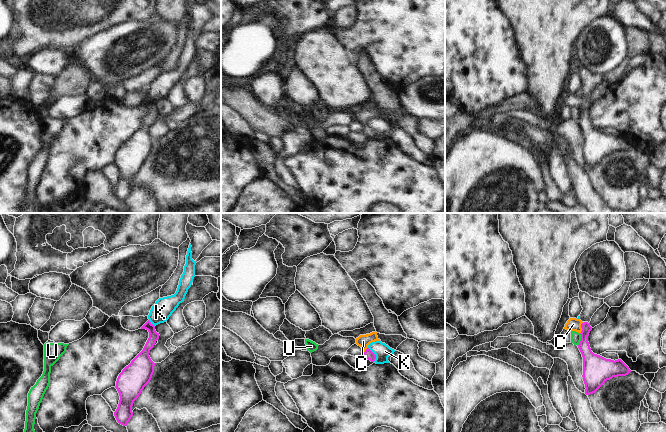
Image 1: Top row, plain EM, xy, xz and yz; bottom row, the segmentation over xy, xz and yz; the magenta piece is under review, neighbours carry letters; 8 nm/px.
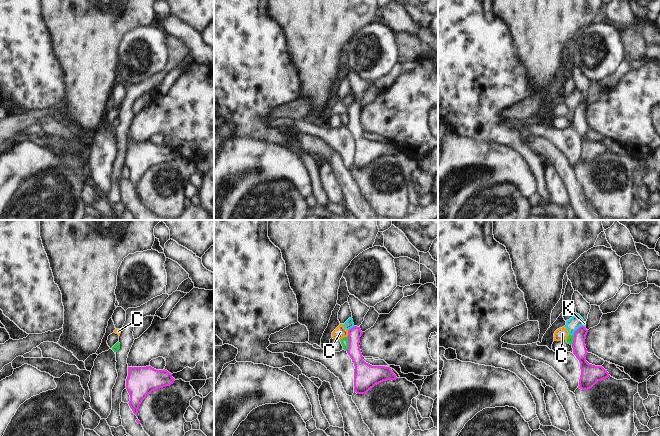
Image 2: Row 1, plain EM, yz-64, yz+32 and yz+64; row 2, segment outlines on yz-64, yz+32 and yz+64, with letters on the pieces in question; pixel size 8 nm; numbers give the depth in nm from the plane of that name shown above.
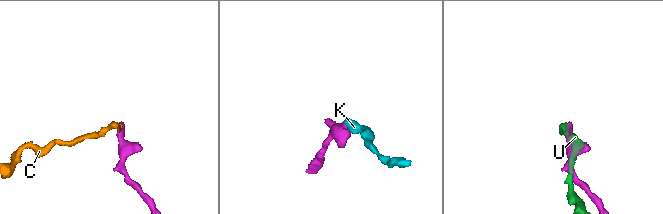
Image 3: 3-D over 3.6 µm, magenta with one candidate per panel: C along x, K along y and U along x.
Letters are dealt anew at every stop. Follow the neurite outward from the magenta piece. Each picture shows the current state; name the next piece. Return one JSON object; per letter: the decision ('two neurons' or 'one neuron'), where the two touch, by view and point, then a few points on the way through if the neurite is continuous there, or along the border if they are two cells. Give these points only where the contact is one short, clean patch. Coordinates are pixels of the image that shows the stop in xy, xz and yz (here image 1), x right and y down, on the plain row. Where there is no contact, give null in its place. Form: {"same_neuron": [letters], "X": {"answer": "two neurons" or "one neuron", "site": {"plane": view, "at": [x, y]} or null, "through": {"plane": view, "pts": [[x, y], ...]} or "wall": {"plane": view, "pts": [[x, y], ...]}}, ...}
{"same_neuron": ["C"], "C": {"answer": "one neuron", "site": {"plane": "yz", "at": [581, 103]}, "through": {"plane": "yz", "pts": [[589, 133], [581, 103], [573, 100]]}}, "K": {"answer": "two neurons", "site": {"plane": "xz", "at": [374, 130]}, "wall": {"plane": "xz", "pts": [[368, 123], [375, 131], [374, 137]]}}, "U": {"answer": "two neurons", "site": {"plane": "yz", "at": [581, 115]}, "wall": {"plane": "yz", "pts": [[580, 109], [580, 118], [577, 121]]}}}

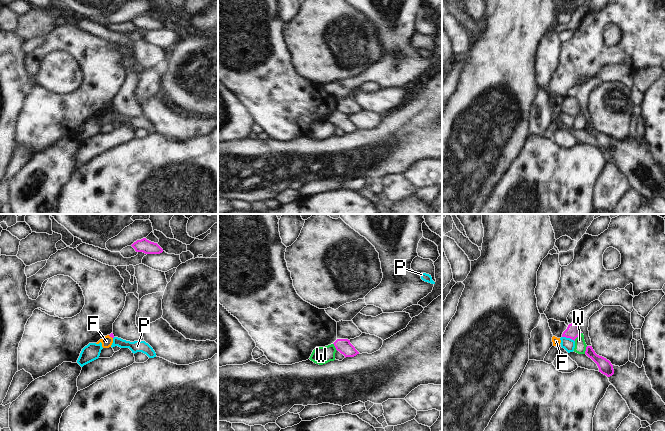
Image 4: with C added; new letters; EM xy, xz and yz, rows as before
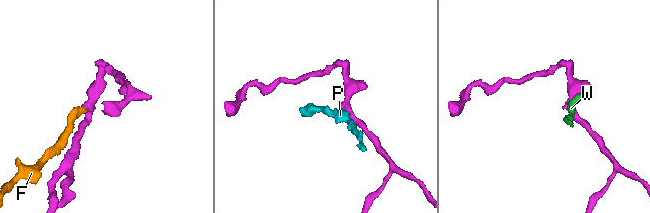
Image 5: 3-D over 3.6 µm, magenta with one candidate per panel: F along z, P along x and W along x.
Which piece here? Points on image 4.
{"same_neuron": [], "F": {"answer": "two neurons", "site": {"plane": "xy", "at": [110, 112]}, "wall": {"plane": "xy", "pts": [[108, 111], [112, 114]]}}, "P": {"answer": "two neurons", "site": {"plane": "yz", "at": [568, 113]}, "wall": {"plane": "yz", "pts": [[562, 112], [569, 113], [574, 117]]}}, "W": {"answer": "two neurons", "site": {"plane": "yz", "at": [578, 111]}, "wall": {"plane": "yz", "pts": [[581, 108], [574, 116]]}}}

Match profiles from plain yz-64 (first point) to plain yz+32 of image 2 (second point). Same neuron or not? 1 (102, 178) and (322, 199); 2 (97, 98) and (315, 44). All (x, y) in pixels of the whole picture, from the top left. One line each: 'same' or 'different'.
1: different
2: same

